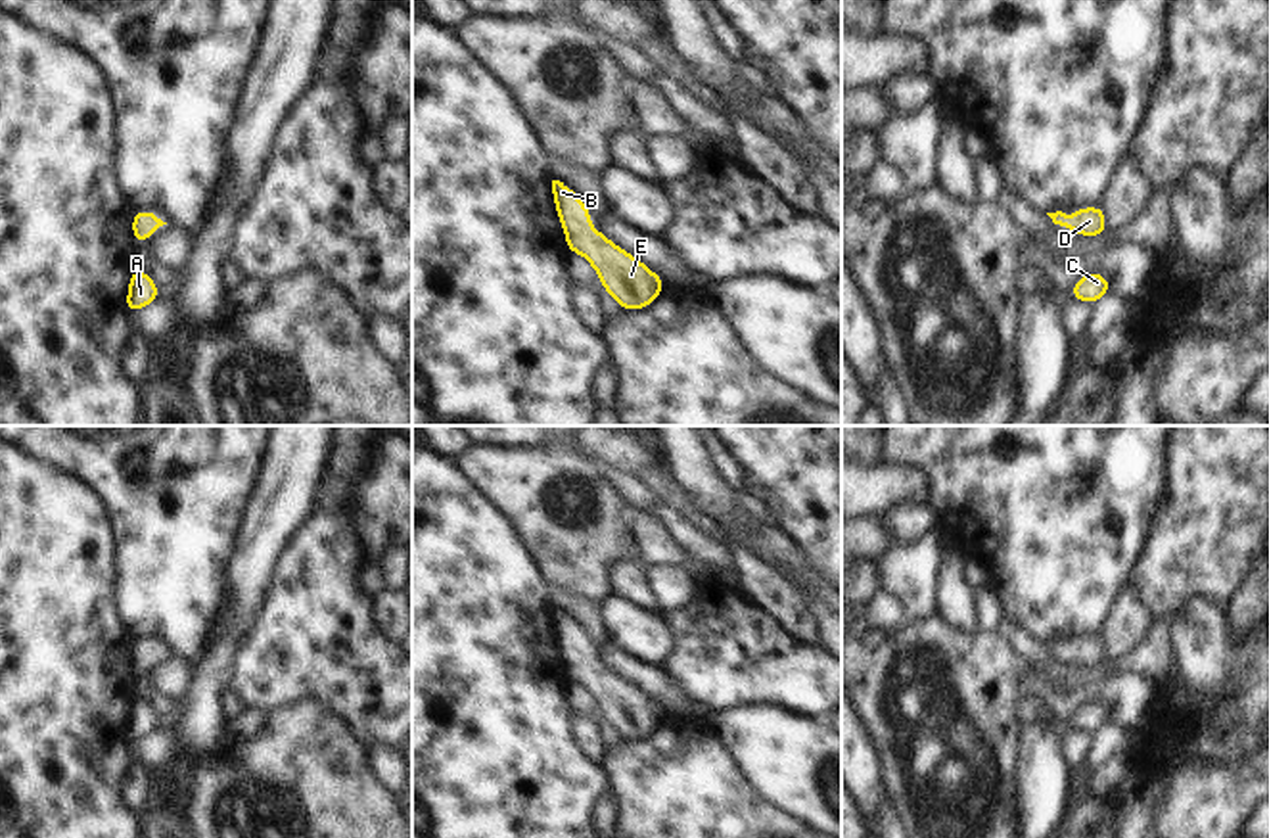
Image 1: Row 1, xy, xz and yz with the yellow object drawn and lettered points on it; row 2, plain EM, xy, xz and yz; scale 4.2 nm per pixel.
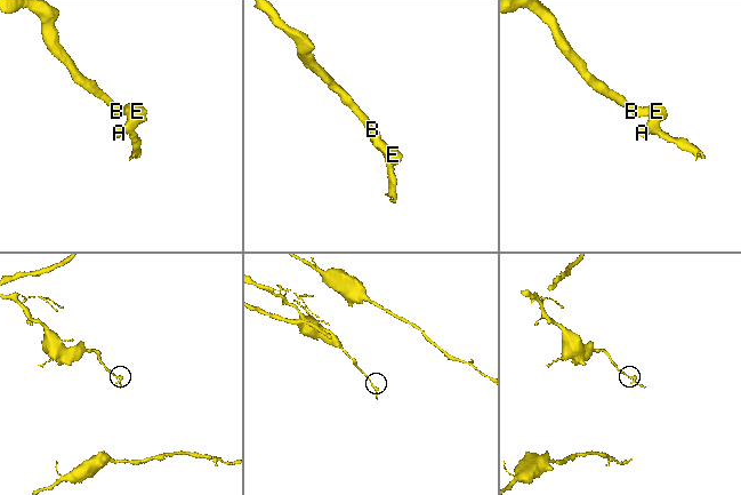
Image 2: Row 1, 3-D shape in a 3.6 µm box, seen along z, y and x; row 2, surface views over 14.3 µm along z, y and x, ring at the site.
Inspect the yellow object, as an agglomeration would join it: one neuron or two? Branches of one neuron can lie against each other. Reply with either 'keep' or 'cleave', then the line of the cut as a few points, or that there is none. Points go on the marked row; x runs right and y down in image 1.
keep; cut none

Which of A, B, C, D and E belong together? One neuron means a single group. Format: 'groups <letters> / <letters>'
groups A B C D E

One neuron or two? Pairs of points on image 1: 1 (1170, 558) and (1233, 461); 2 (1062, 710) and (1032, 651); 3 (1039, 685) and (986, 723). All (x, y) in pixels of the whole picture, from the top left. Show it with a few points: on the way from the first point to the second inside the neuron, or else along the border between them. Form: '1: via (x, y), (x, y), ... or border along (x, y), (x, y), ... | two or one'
1: via (1195, 534), (1218, 511), (1225, 486) | one
2: border along (1028, 662), (1036, 666) | two
3: border along (1028, 664), (1022, 675), (1022, 695) | two

